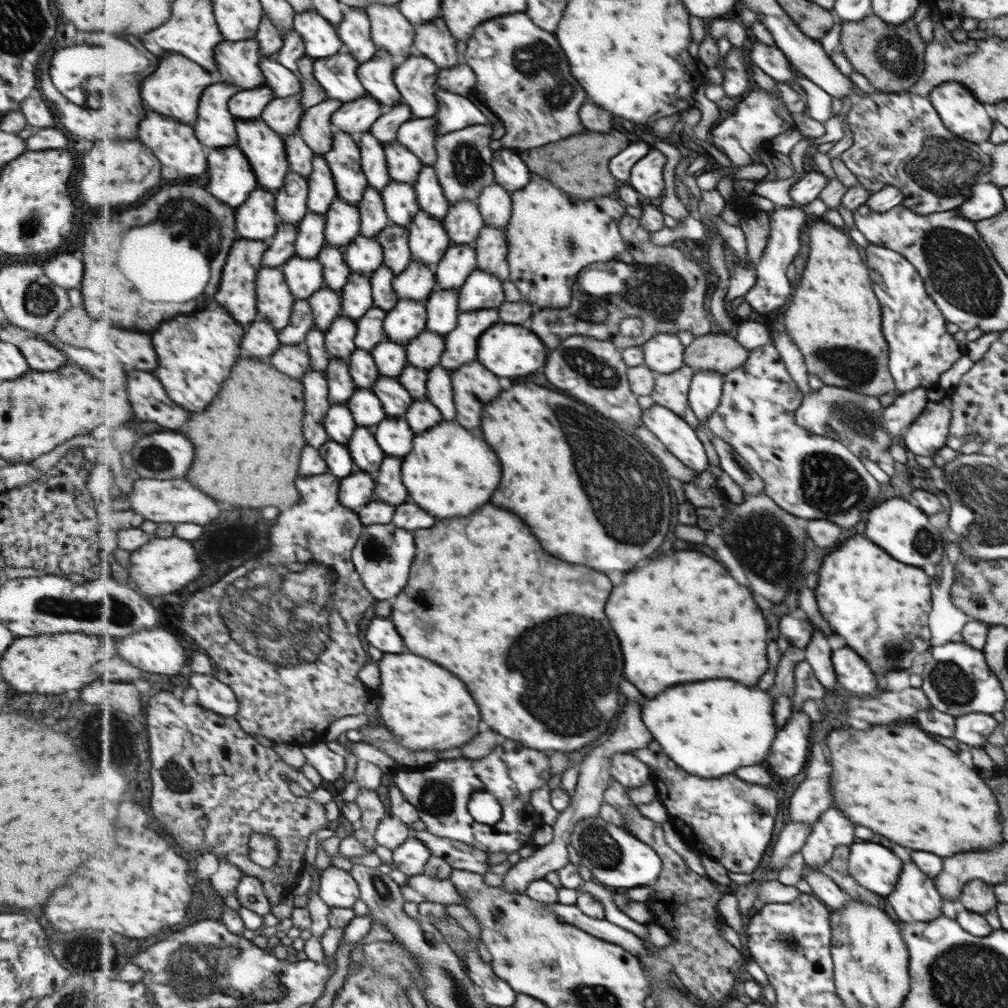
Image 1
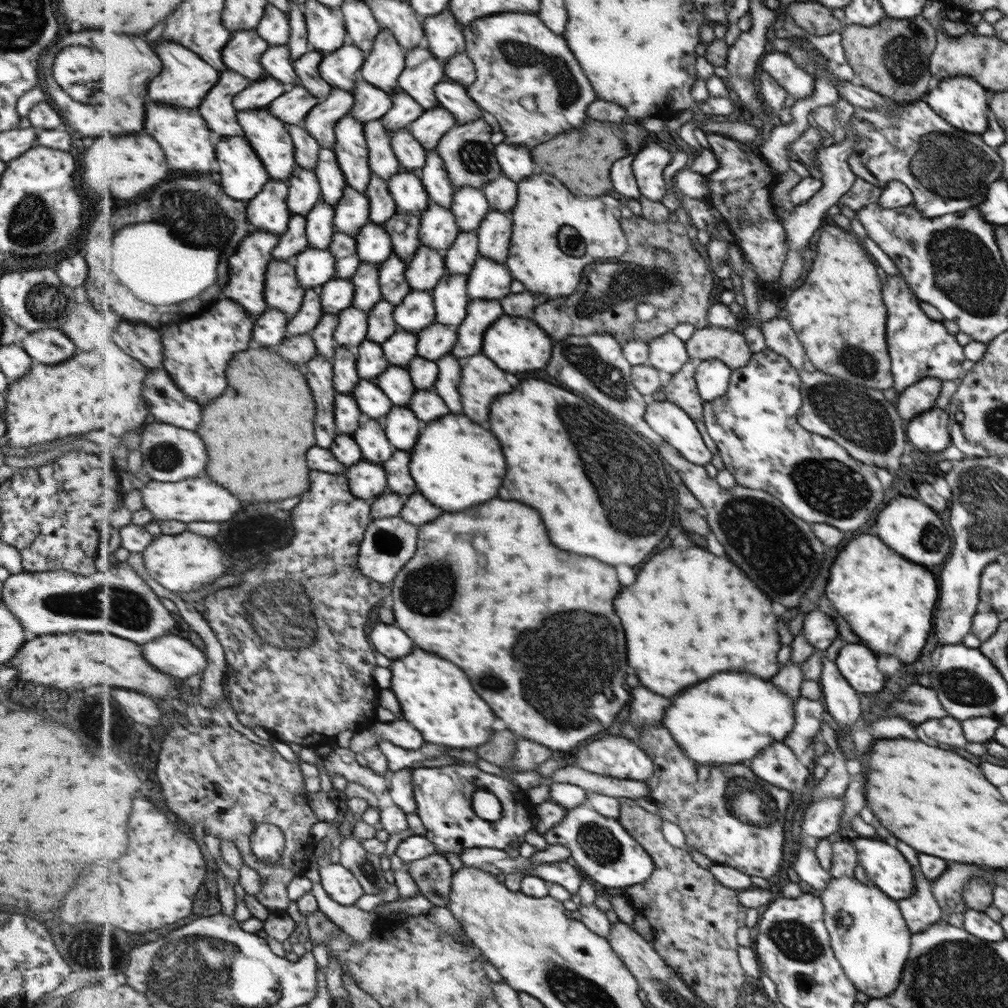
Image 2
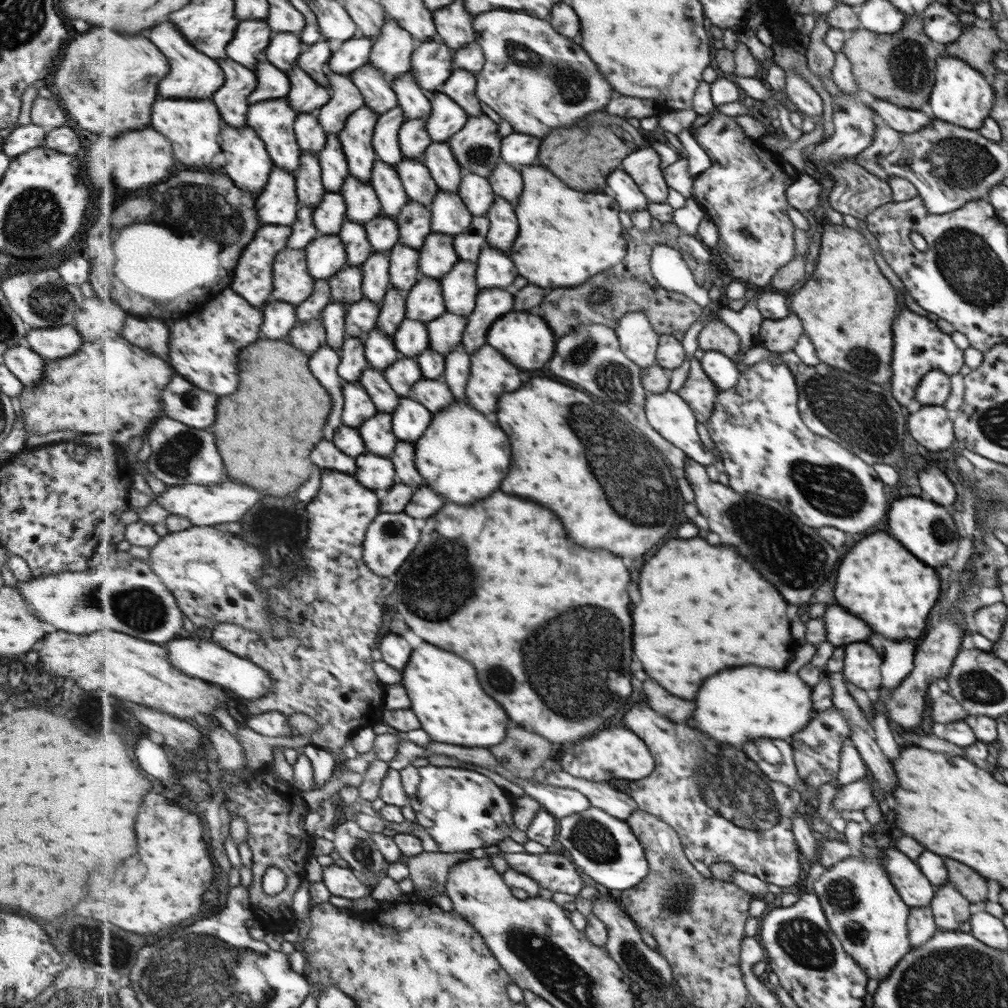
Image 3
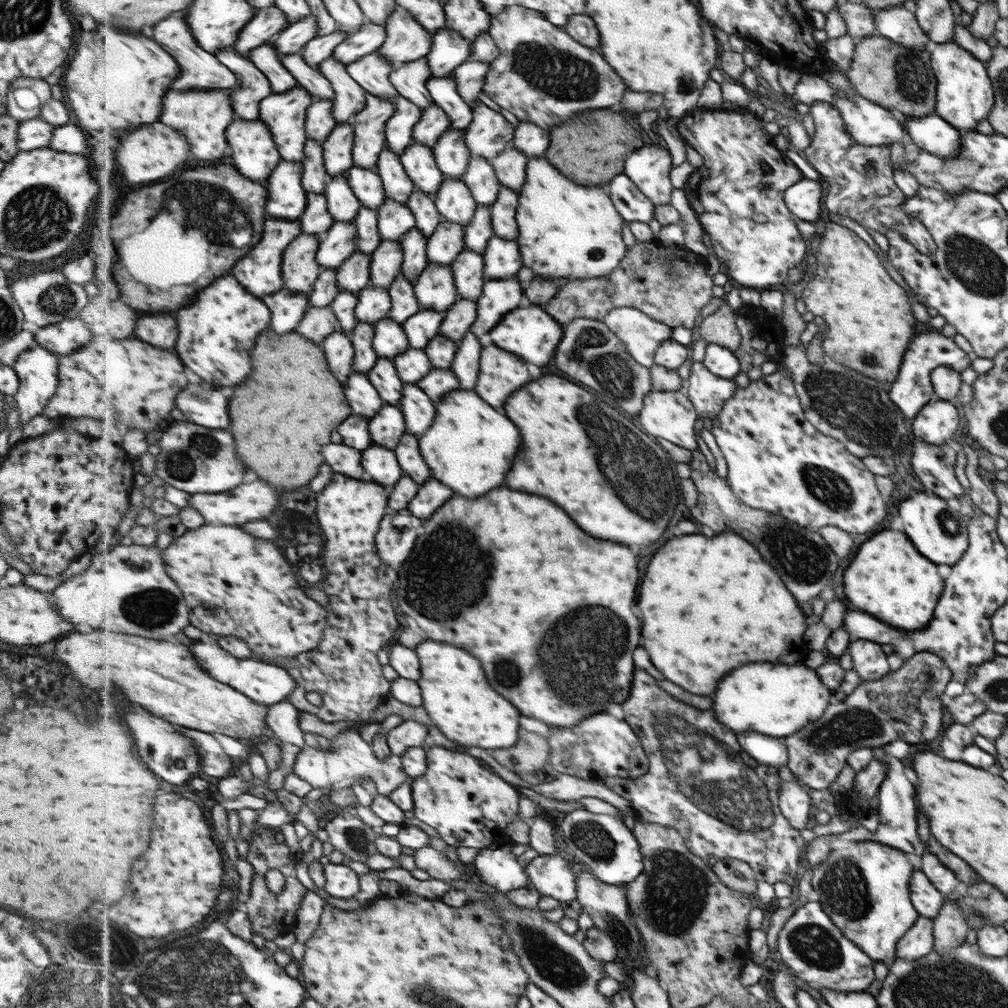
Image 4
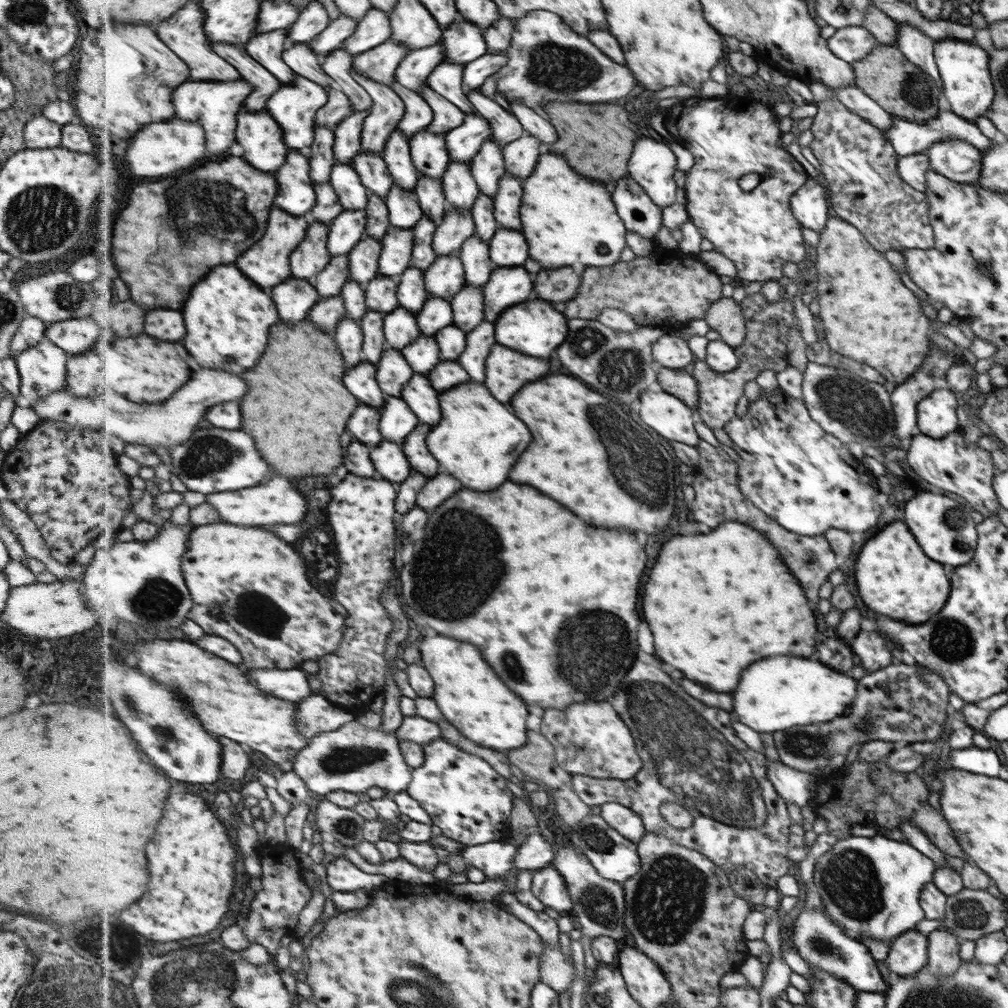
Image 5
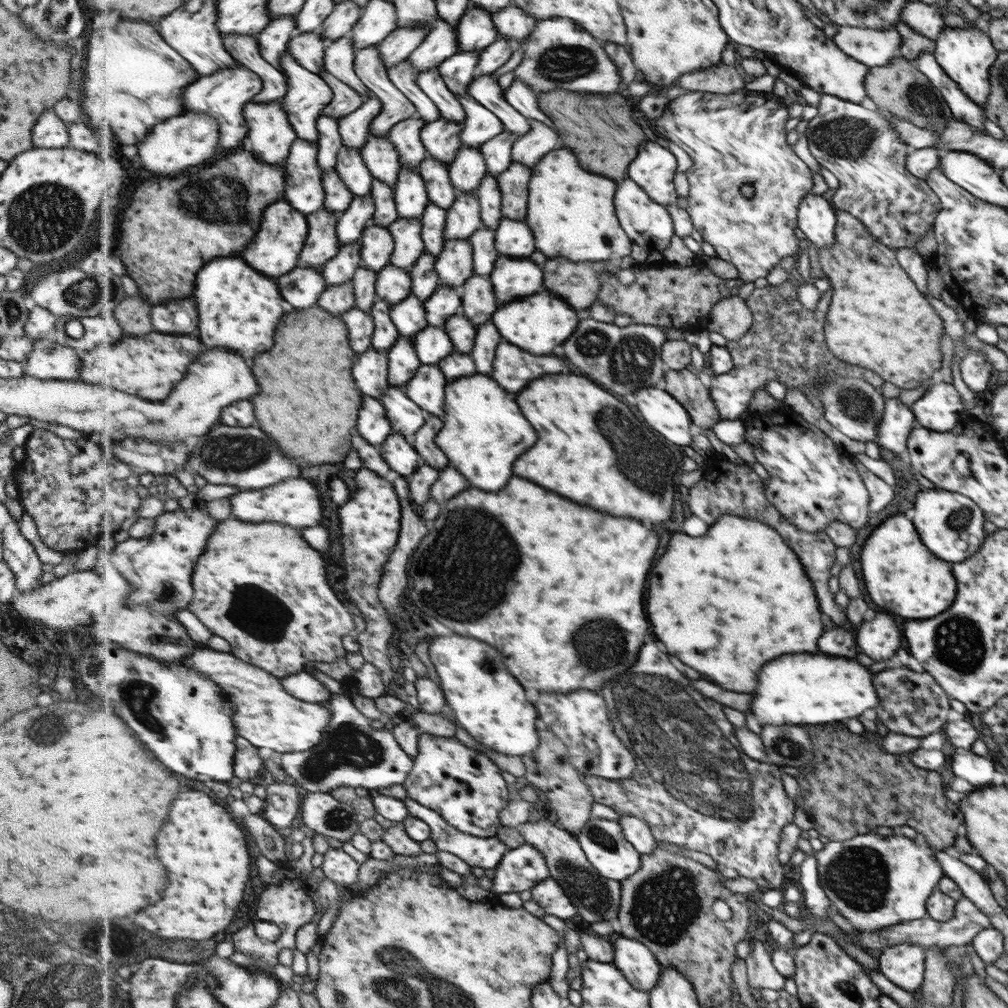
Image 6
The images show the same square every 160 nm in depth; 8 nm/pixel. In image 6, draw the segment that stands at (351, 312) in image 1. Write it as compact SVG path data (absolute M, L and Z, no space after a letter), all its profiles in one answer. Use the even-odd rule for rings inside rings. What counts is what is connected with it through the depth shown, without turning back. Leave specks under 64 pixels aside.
M399 217L388 230L394 236L396 247L390 264L411 271L419 257L426 252L422 237L423 224L421 219Z

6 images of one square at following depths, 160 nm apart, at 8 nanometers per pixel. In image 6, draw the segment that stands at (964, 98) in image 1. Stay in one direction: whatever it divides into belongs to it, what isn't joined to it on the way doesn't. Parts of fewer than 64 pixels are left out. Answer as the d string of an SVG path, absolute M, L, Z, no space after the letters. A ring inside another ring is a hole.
M977 23L968 29L957 27L943 27L934 40L935 48L932 52L935 62L943 69L948 78L951 78L957 88L977 106L983 106L987 101L987 94L991 90L991 82L987 82L987 70L991 70L993 60L998 57L989 42L989 34L983 23Z

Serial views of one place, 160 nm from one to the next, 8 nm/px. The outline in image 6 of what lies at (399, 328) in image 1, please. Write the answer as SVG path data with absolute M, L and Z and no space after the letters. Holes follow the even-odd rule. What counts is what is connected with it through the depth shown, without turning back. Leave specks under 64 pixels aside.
M447 240L435 263L440 274L441 285L462 288L476 274L474 248L467 240Z

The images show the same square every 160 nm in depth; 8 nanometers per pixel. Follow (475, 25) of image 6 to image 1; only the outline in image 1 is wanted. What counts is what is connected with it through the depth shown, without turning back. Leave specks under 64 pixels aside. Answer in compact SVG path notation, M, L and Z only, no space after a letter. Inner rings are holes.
M418 53L407 58L395 71L395 84L399 93L403 96L403 102L411 108L413 119L432 118L439 113L439 103L436 96L437 78L440 74L440 66L433 59L424 57Z

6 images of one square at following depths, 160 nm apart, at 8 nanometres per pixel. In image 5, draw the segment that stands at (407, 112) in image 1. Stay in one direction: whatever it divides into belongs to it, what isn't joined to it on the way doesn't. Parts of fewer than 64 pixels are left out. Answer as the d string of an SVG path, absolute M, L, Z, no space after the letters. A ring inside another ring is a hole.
M442 40L433 46L410 51L396 72L396 81L421 95L431 73L446 60Z

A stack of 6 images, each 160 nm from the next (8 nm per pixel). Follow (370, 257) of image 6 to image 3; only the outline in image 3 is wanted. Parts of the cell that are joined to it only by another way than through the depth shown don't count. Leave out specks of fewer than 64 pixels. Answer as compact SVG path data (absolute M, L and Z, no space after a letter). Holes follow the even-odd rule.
M345 266L339 273L330 278L333 300L352 305L365 299L363 281L364 274L360 266Z

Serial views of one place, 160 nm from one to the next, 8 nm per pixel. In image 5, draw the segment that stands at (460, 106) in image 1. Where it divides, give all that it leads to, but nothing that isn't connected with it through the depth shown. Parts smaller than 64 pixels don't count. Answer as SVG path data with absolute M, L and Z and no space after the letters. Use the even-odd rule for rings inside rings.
M503 51L497 54L488 52L481 58L466 64L463 76L463 84L466 91L479 90L487 82L487 78L493 77L508 62L508 52Z

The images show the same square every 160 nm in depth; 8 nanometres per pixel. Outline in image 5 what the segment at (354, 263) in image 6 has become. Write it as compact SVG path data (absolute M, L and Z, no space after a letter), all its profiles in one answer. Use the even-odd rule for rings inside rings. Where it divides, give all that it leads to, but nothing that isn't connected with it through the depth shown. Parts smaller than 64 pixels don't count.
M334 256L330 263L315 278L314 285L321 298L340 295L351 278L350 256Z

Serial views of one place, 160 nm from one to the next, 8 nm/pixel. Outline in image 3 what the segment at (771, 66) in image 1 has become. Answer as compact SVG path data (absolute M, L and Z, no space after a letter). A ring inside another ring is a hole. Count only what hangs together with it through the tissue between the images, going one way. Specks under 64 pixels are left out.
M785 71L784 92L790 102L797 107L803 116L809 119L819 119L822 121L822 100L817 92L805 82L795 71Z

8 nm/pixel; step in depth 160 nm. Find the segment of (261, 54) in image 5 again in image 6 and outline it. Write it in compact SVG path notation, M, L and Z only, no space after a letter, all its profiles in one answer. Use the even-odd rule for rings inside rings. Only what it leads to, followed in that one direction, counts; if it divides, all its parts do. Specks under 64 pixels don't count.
M285 15L273 19L269 26L257 35L263 58L279 70L282 70L282 56L288 52L292 34L296 30L296 17Z

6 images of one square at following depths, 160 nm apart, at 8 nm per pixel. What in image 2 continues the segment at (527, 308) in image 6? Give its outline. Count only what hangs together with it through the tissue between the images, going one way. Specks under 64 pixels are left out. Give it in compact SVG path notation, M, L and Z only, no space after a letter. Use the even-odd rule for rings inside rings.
M504 315L491 326L485 335L485 354L497 362L503 370L509 370L513 374L517 372L531 372L531 370L541 370L549 364L551 354L553 354L553 339L547 336L543 328L539 328L537 323L528 317Z

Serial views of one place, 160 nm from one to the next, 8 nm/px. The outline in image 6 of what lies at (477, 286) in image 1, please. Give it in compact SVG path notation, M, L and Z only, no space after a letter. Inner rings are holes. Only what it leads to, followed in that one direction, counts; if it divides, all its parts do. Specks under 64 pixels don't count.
M503 217L499 229L495 232L496 247L501 255L525 259L537 250L533 230L526 221L519 222Z

